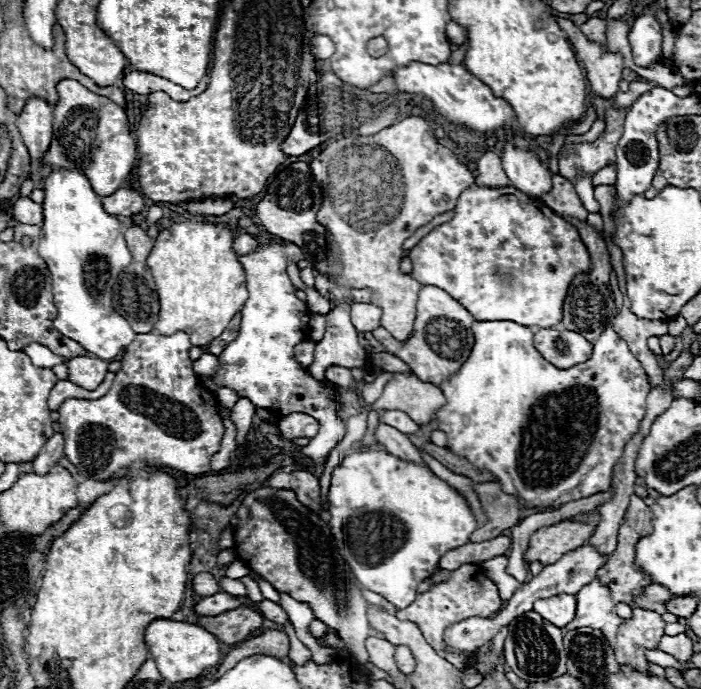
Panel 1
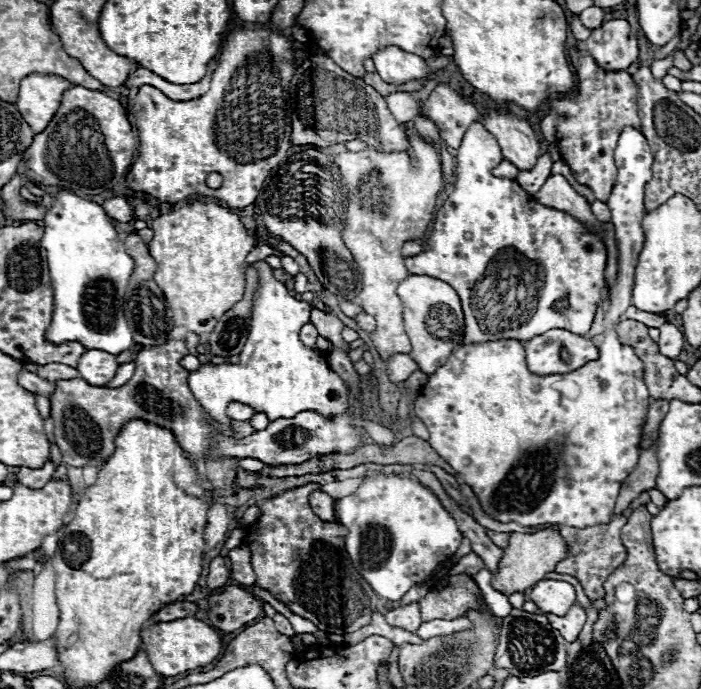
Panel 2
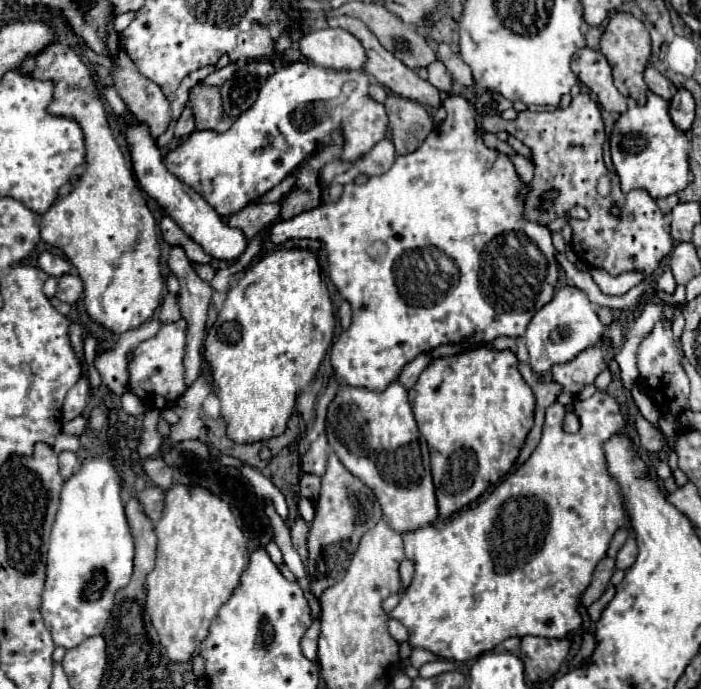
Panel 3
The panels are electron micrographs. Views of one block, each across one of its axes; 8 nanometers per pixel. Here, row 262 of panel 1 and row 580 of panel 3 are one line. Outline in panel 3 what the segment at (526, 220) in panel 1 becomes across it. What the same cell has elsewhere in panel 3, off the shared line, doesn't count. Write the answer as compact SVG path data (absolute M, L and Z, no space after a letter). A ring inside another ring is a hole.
M596 392L594 396L590 396L588 400L576 400L572 404L572 412L578 416L580 420L580 430L576 434L566 434L562 428L564 416L566 416L566 406L564 404L552 404L546 412L546 422L544 422L544 430L542 430L542 440L536 446L536 450L532 452L532 456L518 466L516 472L508 474L502 482L498 482L492 490L492 494L478 502L468 506L468 510L462 510L458 516L454 516L452 520L446 520L440 524L440 528L436 526L426 526L420 528L416 532L408 532L402 534L404 540L404 548L406 548L406 558L414 562L414 580L410 584L410 588L406 592L402 592L400 604L388 614L390 618L400 620L406 628L408 628L408 642L412 648L422 648L422 650L430 650L436 656L448 658L448 660L472 660L484 652L494 650L494 646L502 644L506 638L512 636L546 636L546 638L568 638L572 636L572 646L570 646L570 656L574 656L580 648L582 642L582 618L576 610L576 604L580 600L580 594L586 590L588 582L592 580L592 572L596 568L596 564L606 556L608 544L614 536L614 532L624 524L626 520L626 510L624 510L624 502L620 498L620 490L618 484L610 478L608 470L606 470L606 462L604 462L604 450L602 444L614 434L614 432L624 432L624 416L620 414L620 406L616 404L614 398L610 398L606 392Z

